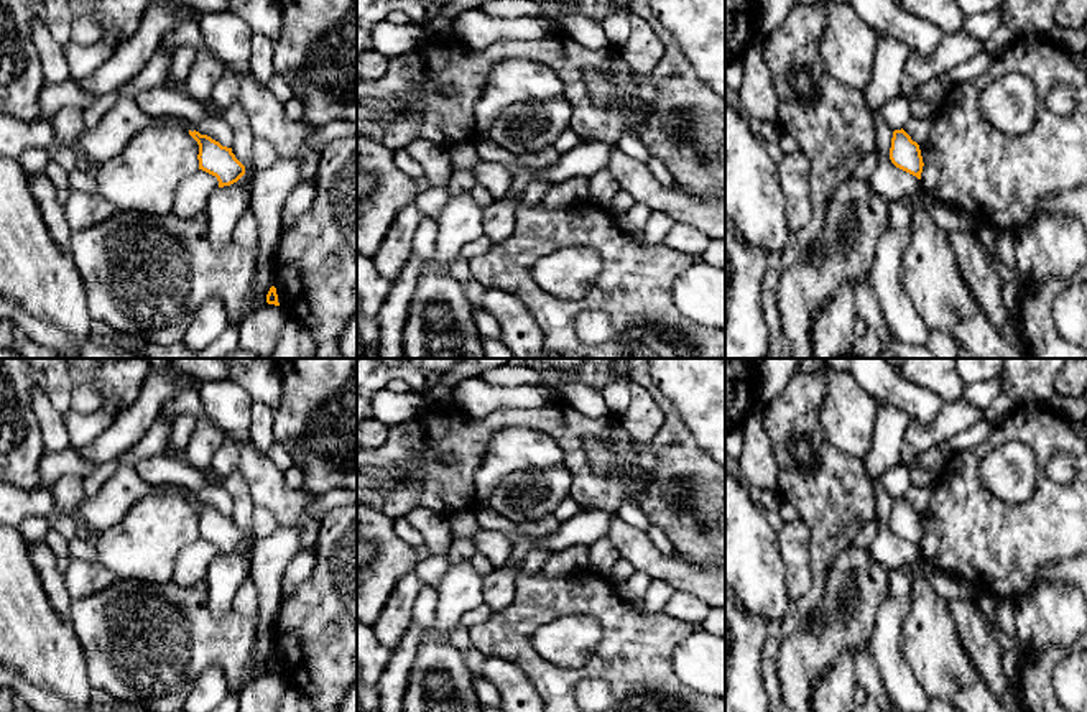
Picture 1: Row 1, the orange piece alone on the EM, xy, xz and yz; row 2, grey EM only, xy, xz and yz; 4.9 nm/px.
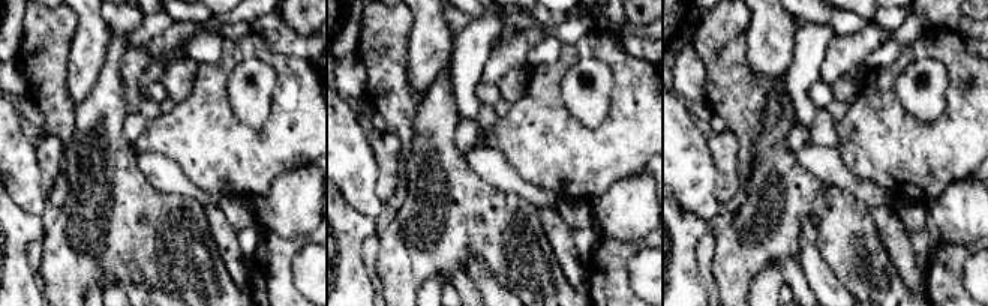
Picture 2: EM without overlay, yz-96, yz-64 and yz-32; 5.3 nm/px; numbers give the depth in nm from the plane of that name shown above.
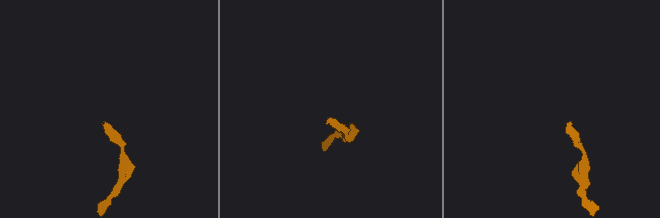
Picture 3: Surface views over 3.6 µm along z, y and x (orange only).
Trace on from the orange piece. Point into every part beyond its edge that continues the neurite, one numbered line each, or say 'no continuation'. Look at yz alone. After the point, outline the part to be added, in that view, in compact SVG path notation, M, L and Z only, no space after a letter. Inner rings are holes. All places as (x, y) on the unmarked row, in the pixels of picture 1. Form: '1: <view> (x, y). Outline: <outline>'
no continuation

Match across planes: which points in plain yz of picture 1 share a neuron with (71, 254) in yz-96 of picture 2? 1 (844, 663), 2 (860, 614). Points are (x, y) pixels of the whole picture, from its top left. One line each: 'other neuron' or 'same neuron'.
1: other neuron
2: same neuron

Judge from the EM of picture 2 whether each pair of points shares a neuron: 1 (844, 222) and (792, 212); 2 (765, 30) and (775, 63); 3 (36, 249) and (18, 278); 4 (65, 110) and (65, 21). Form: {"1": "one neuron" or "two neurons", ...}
{"1": "one neuron", "2": "one neuron", "3": "two neurons", "4": "one neuron"}

